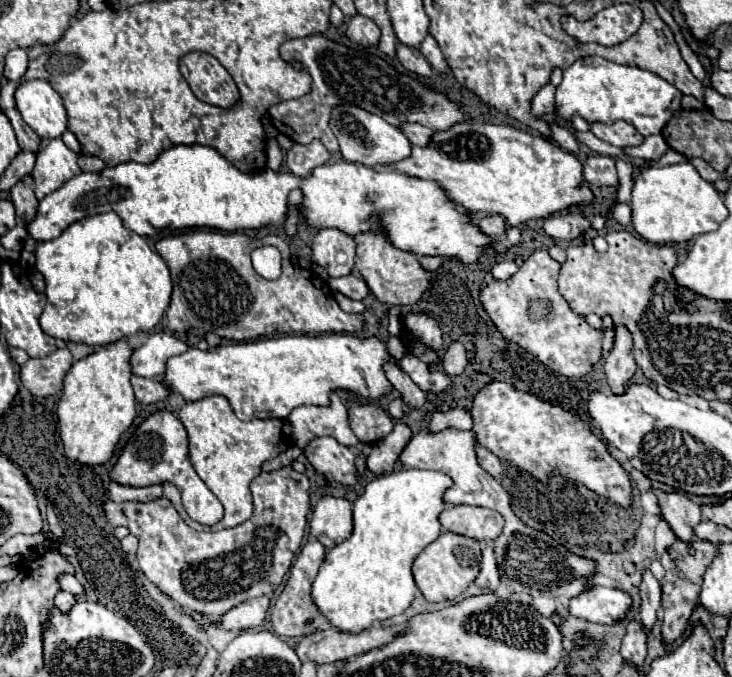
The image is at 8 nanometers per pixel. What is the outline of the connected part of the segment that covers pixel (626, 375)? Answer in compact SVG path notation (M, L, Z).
M616 326L614 330L616 330L616 340L604 362L604 370L606 370L606 380L610 384L610 390L614 394L622 394L626 388L626 382L636 372L634 346L632 346L634 342L626 326Z

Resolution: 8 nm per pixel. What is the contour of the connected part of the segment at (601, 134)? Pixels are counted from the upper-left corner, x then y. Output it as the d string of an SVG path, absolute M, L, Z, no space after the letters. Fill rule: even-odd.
M618 120L618 122L610 124L610 126L594 122L594 124L590 124L590 130L600 140L604 140L604 142L608 142L612 146L618 146L618 148L640 146L644 142L644 136L632 124L628 124L624 120Z

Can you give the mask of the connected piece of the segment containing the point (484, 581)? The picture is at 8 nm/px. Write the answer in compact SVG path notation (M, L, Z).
M484 546L482 548L482 566L480 566L480 574L476 578L476 586L496 590L498 582L500 582L500 574L498 574L498 564L494 560L494 548Z

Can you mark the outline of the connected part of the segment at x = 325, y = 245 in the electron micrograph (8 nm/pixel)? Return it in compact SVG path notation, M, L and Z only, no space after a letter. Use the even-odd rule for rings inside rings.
M338 228L318 230L312 242L312 260L326 268L332 278L348 276L354 268L354 256L356 242L346 232L338 232Z

